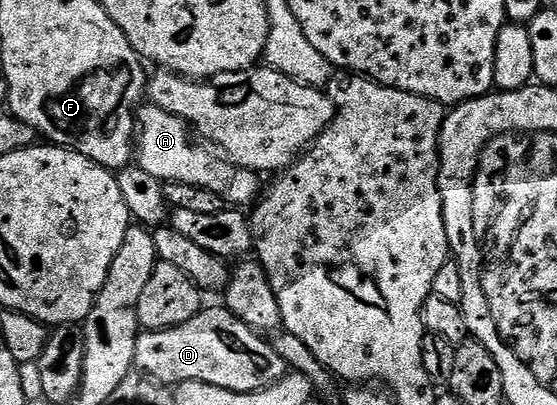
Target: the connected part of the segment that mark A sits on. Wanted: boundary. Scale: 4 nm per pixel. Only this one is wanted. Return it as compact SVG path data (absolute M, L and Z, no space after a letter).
M146 102L137 109L136 163L148 170L152 178L168 184L184 182L188 186L212 190L212 194L220 194L220 198L230 206L253 205L260 196L259 173L233 164L229 158L211 150L205 143L194 144L193 139L190 125L178 116L168 114L160 106Z

